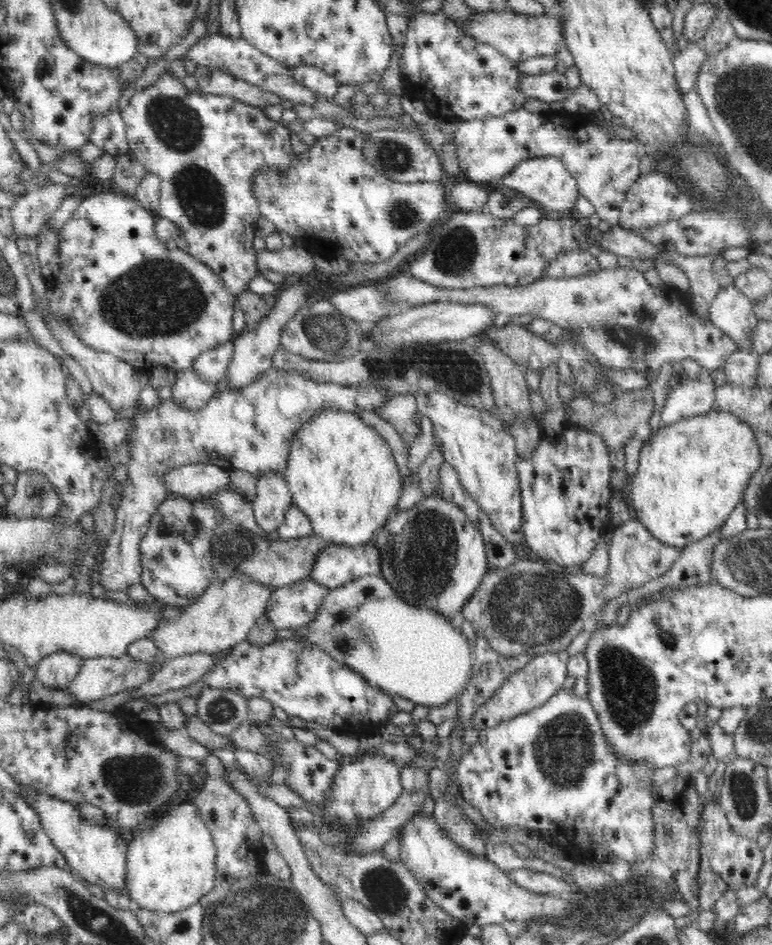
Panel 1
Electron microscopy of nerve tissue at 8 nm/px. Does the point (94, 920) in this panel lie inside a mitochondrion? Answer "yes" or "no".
yes

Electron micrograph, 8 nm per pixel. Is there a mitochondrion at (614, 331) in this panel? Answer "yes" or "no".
yes

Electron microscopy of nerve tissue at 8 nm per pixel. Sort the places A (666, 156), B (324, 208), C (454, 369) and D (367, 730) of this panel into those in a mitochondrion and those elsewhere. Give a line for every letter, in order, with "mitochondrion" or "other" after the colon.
A: other
B: other
C: mitochondrion
D: other

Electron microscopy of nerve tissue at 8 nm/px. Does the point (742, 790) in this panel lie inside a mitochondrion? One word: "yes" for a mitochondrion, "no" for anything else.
yes

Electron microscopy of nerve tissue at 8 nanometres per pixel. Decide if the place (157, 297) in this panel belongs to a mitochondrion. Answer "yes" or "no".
yes

